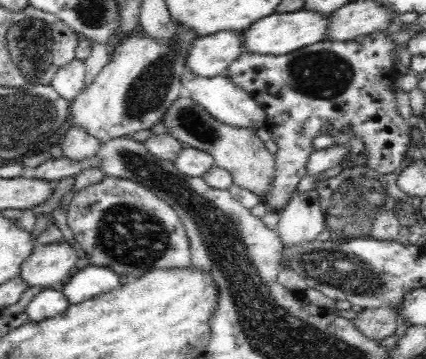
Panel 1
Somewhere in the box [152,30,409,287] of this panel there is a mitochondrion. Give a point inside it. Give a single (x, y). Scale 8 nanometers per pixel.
(315, 68)

